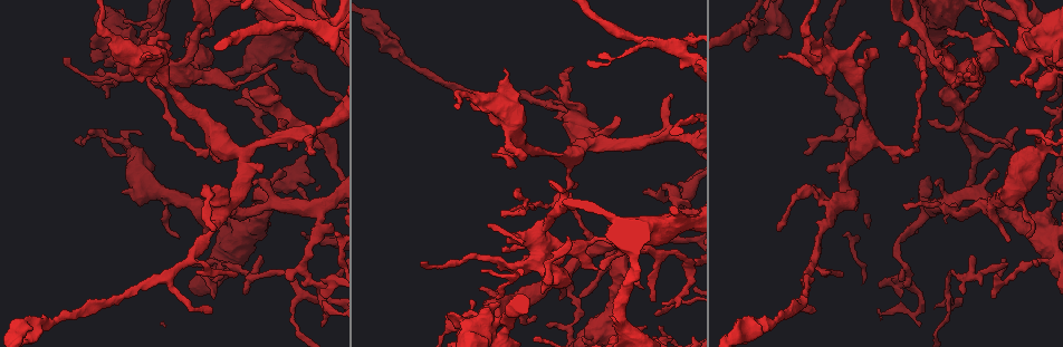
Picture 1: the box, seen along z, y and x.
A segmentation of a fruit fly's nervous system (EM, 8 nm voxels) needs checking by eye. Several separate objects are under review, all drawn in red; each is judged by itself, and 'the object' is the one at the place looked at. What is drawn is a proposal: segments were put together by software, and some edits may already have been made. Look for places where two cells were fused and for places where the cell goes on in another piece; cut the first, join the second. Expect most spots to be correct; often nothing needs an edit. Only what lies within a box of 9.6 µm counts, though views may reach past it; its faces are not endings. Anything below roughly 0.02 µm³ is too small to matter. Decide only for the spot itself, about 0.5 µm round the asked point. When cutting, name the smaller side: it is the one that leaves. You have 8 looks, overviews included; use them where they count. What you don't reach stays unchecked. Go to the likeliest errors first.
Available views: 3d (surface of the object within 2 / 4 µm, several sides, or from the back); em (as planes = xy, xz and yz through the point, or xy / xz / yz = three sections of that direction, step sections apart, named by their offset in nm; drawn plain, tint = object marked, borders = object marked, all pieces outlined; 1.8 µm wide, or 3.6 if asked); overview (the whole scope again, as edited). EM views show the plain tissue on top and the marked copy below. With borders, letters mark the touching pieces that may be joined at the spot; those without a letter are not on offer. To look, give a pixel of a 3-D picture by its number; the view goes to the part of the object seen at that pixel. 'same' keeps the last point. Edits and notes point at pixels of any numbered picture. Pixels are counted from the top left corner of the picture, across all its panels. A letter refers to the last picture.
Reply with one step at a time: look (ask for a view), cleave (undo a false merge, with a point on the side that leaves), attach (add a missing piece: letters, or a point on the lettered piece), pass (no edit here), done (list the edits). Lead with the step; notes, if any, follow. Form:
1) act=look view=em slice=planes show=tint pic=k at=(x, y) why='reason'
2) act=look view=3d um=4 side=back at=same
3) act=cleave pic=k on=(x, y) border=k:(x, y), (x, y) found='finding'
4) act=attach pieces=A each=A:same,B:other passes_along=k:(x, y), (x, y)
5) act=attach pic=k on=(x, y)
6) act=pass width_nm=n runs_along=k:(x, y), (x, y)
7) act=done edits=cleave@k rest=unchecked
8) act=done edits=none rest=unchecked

act=look view=em slice=planes show=borders pic=1 at=(911, 284) why='arms part here'

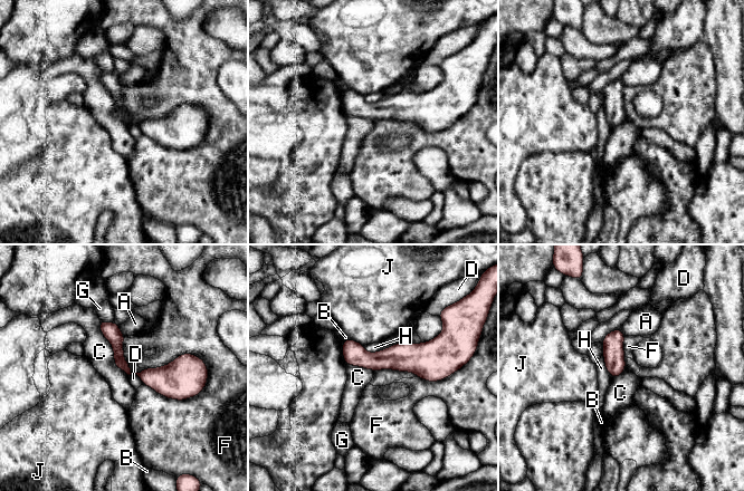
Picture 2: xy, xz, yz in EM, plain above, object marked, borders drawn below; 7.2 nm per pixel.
act=pass longest_contact=C:460nm each=A:other,B:other,C:other,D:other,F:other,G:other,H:other,J:other border=2:(98, 320), (114, 364), (127, 375) found='one cell here'

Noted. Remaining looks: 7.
act=look view=em slice=xz step=8 show=borders pic=1 at=(1036, 150) why='a fork'

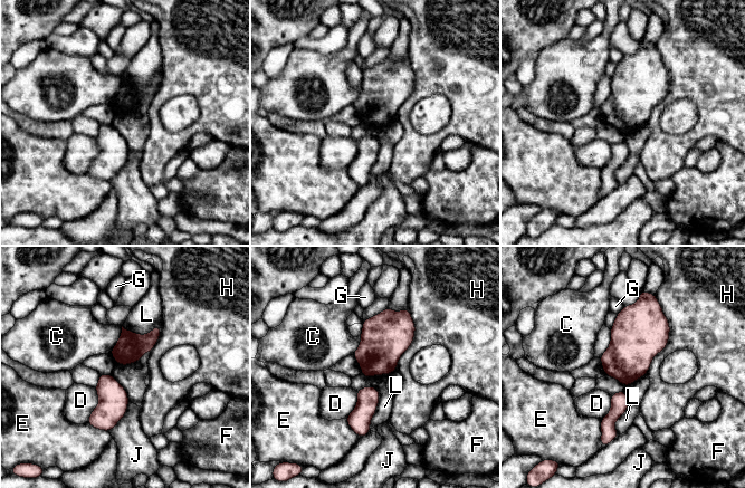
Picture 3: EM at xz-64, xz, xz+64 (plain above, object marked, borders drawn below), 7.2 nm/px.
act=pass each=C:other,D:other,E:other,F:other,G:other,H:other,J:other,L:other border=3:(372, 385), (379, 402), (370, 428) found='continuous, no second cell'

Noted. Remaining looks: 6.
act=look view=em slice=xy step=8 show=tint pic=1 at=(677, 47) why='four-way junction'

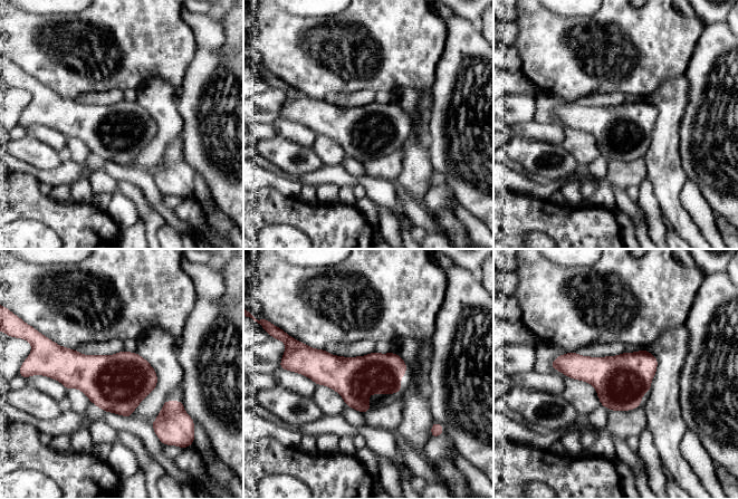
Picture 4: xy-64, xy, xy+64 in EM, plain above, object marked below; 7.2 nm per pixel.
act=look view=em slice=planes show=tint at=same

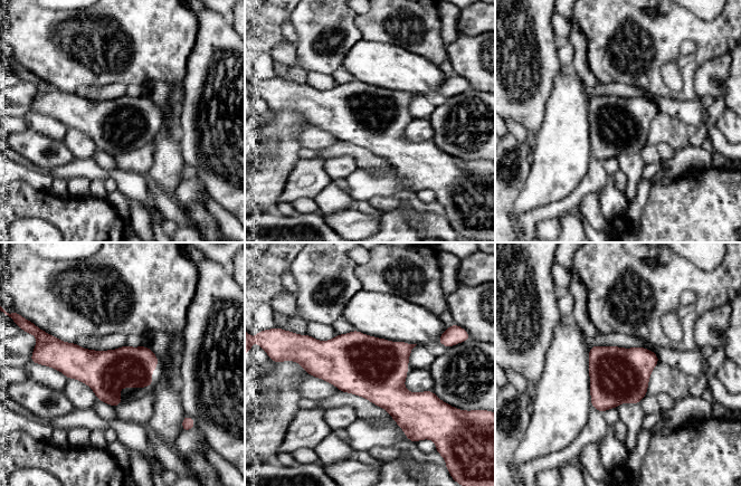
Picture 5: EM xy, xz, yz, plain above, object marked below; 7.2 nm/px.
act=look view=em slice=planes show=borders at=same

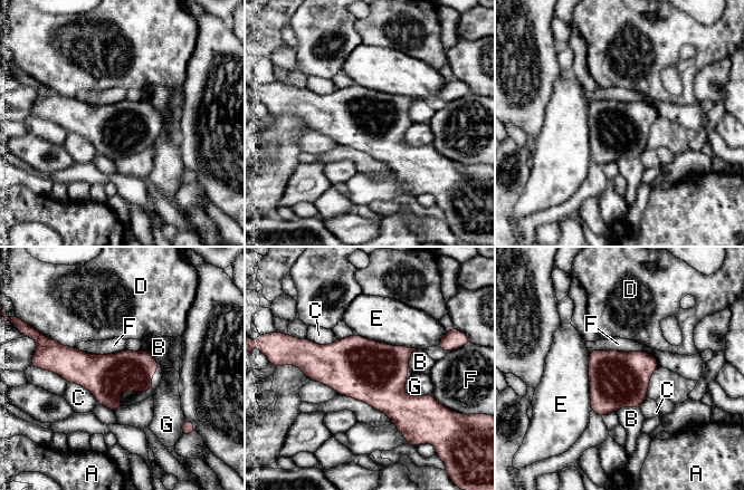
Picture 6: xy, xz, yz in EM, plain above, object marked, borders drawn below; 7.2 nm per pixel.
act=pass each=A:other,B:other,C:other,D:other,E:other,F:other,G:other border=6:(590, 351), (647, 352), (655, 357) found='continuous, no second cell'

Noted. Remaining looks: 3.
act=done edits=none rest=unchecked

